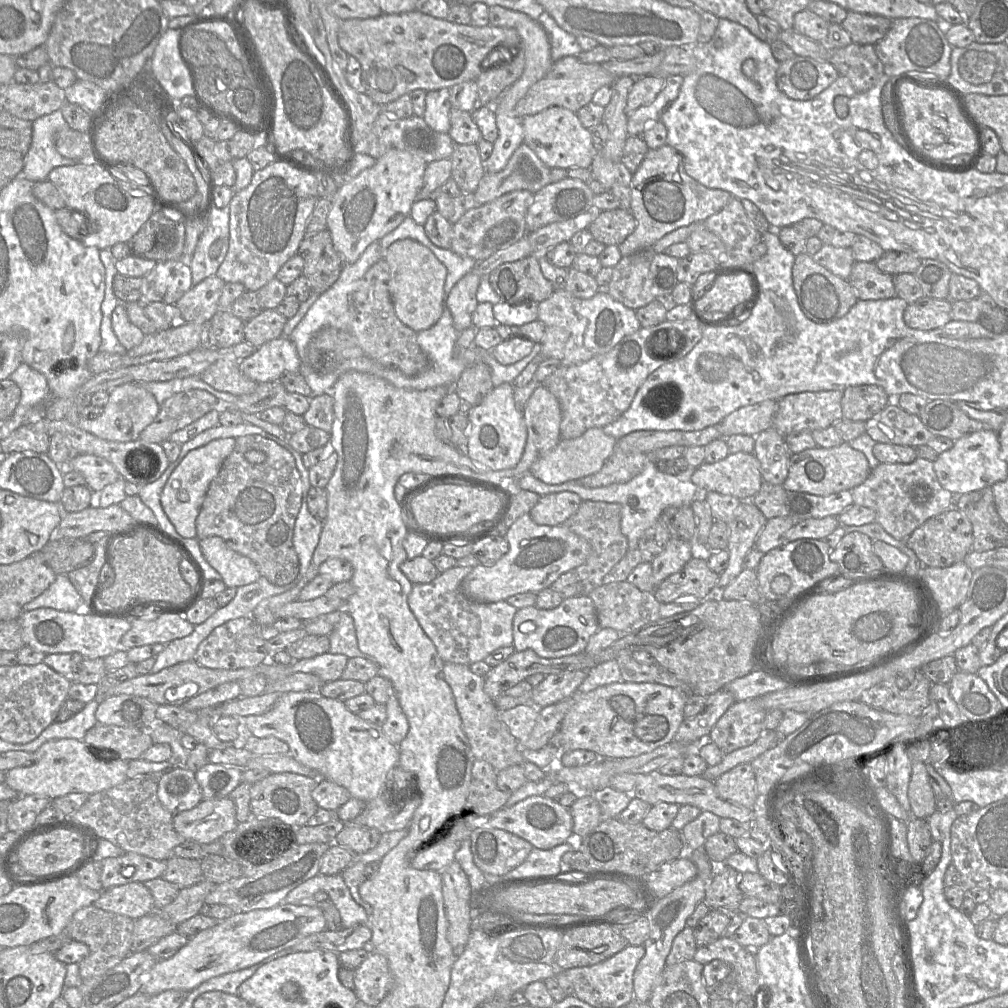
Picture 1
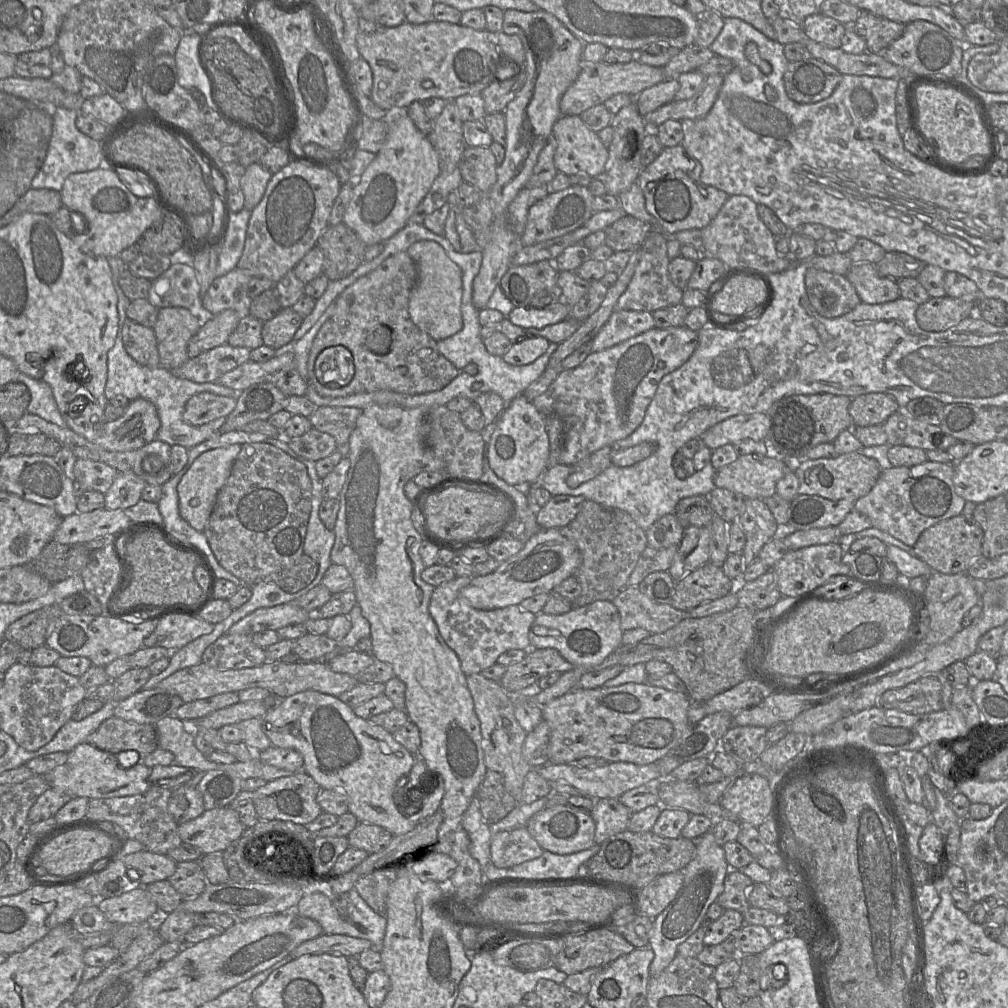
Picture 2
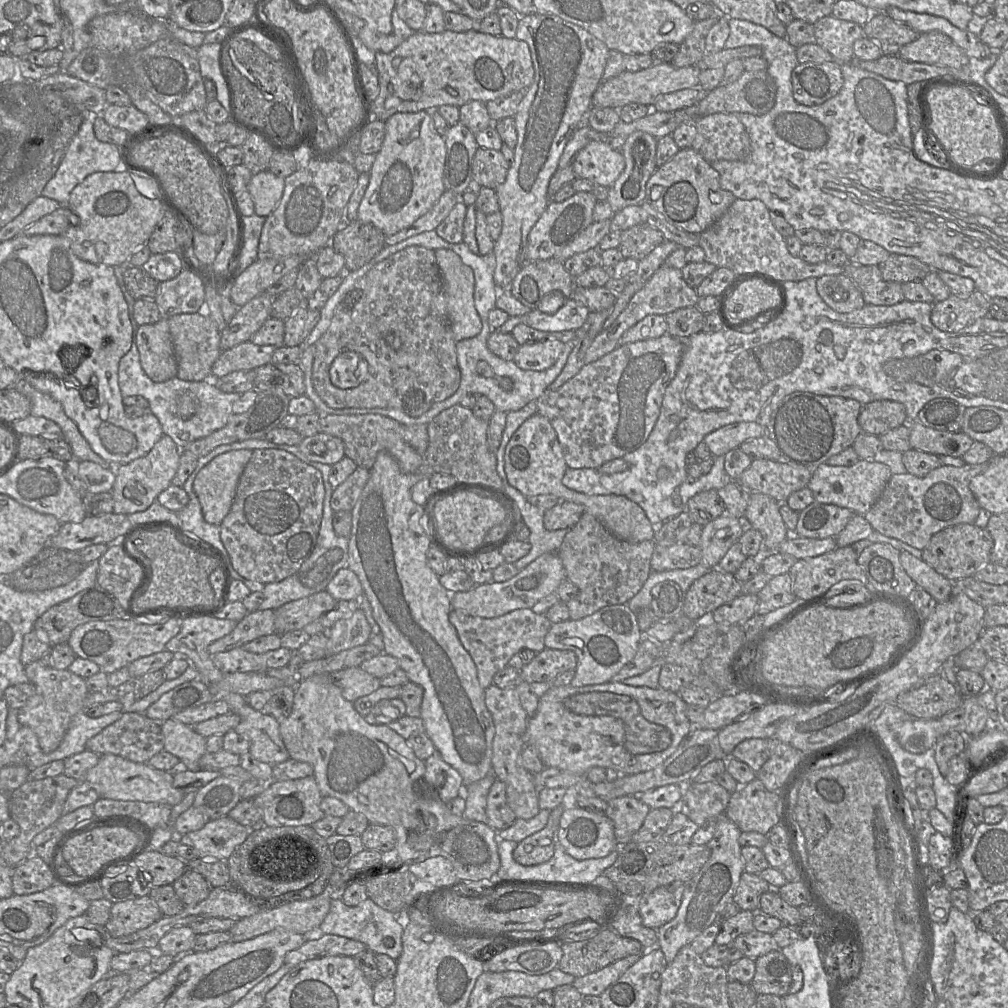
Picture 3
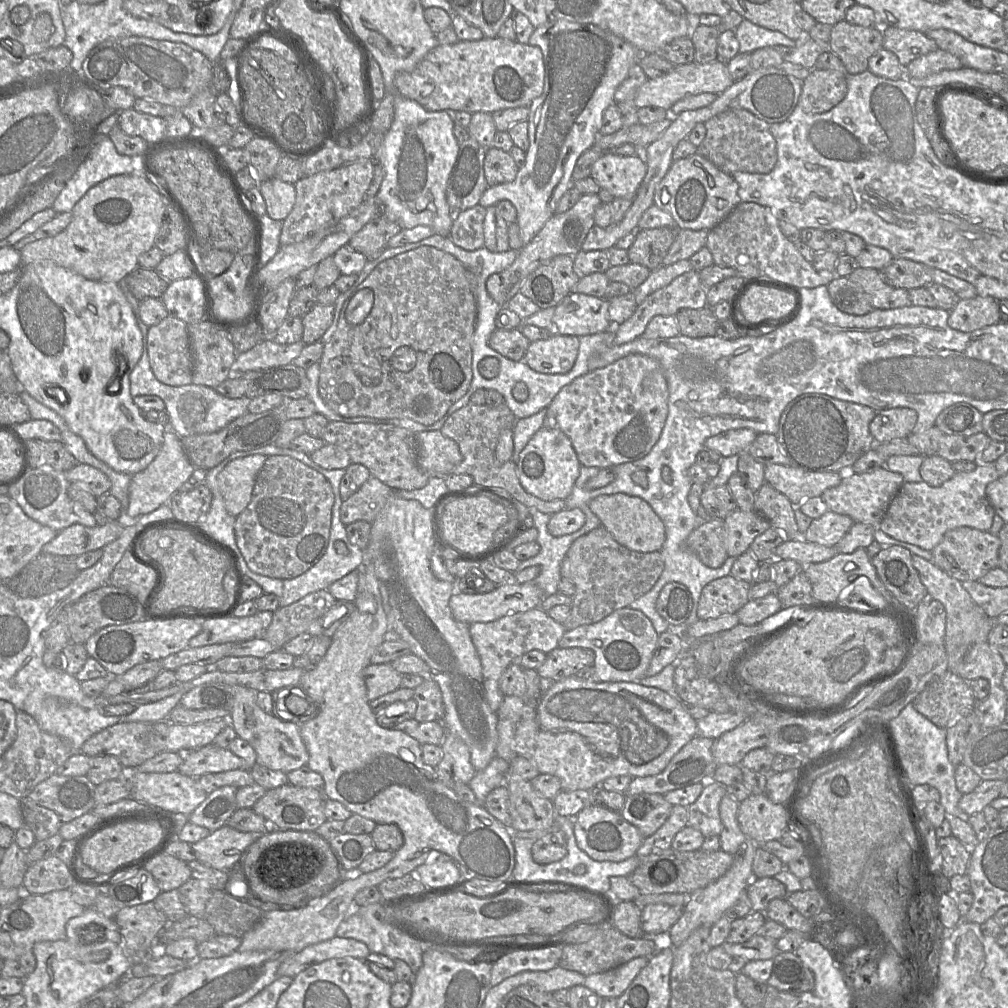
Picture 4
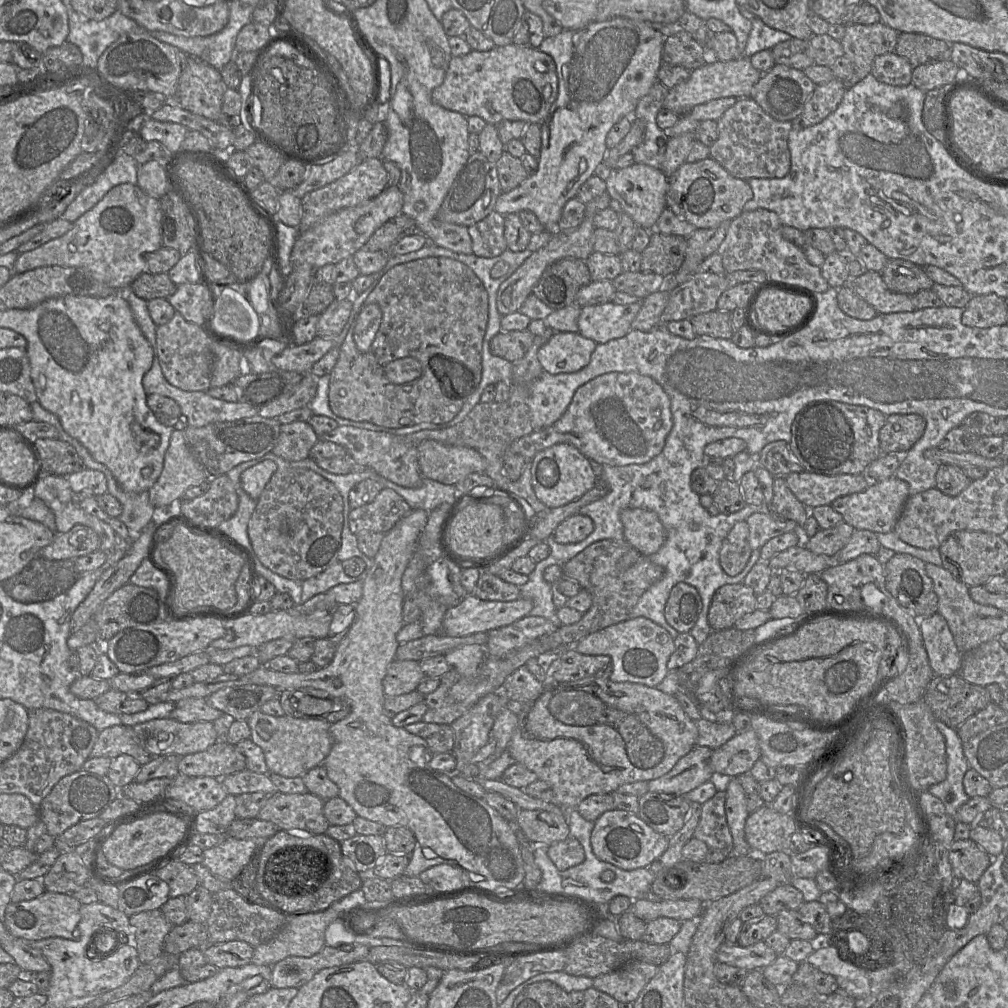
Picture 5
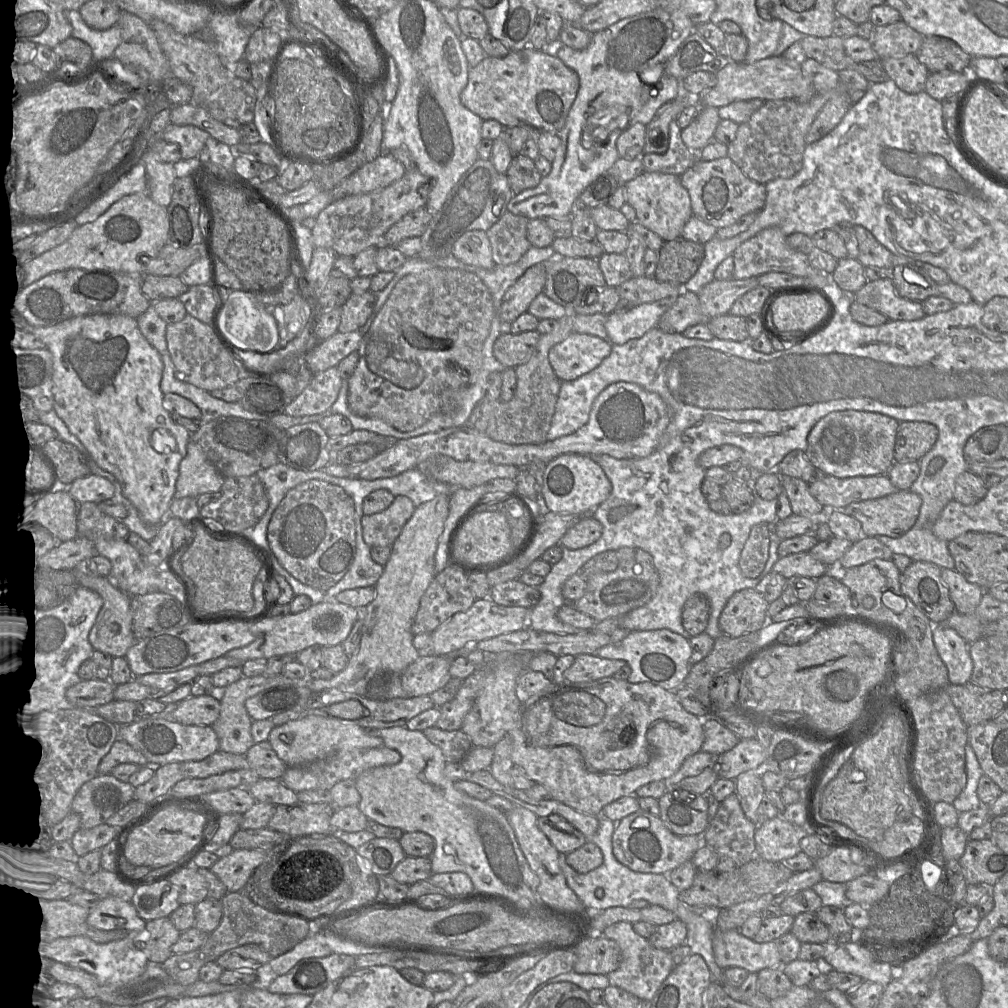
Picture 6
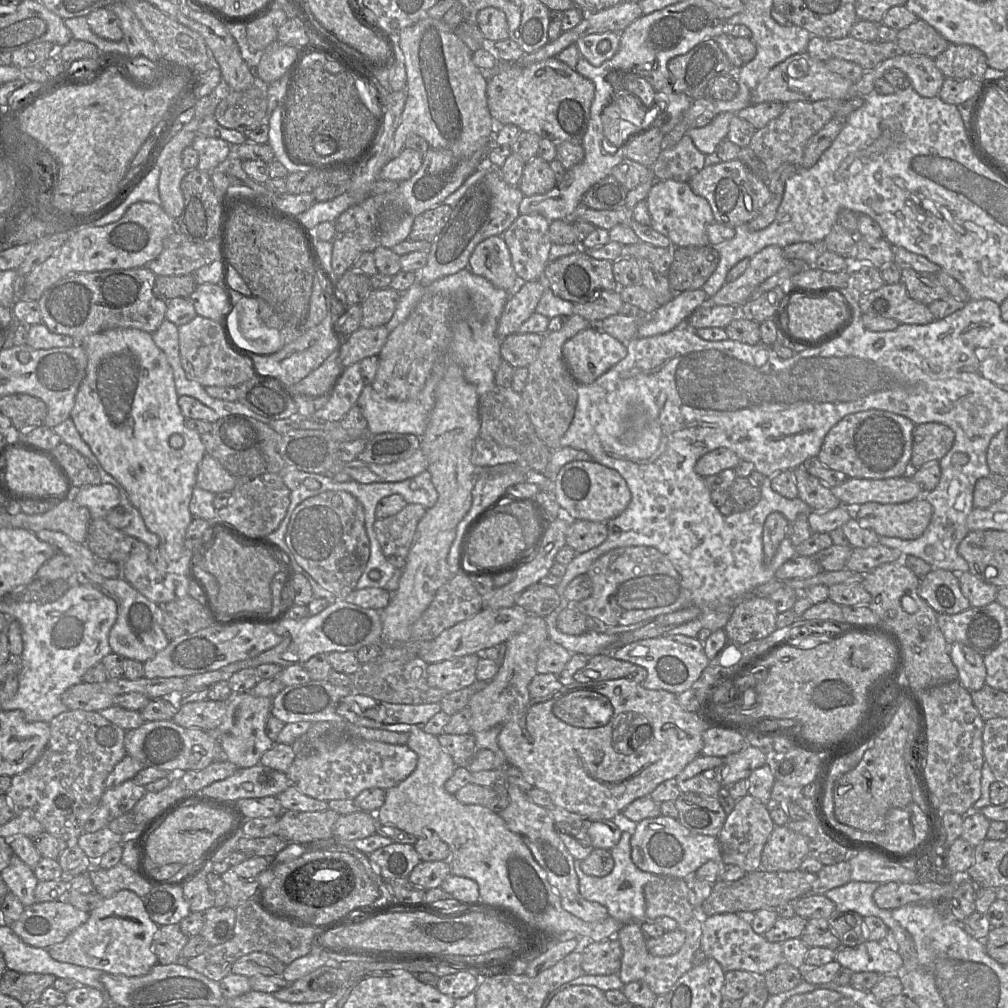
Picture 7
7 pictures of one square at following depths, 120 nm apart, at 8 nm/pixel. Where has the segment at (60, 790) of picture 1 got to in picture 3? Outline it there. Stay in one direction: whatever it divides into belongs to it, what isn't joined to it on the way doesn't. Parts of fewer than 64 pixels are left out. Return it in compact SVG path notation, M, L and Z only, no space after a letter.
M100 754L98 763L88 772L85 781L97 791L100 798L123 801L143 801L175 806L179 804L184 793L173 784L173 774L159 770L147 763L136 763L114 754Z

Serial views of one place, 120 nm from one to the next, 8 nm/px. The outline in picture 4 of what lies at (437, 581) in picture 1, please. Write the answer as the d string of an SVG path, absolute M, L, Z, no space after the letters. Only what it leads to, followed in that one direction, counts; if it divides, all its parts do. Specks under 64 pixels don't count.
M539 606L524 612L512 613L494 621L475 622L469 625L472 642L481 660L486 699L494 713L504 697L499 688L499 680L505 669L531 650L539 650L547 654L557 648L565 631L562 623L552 619L547 611Z

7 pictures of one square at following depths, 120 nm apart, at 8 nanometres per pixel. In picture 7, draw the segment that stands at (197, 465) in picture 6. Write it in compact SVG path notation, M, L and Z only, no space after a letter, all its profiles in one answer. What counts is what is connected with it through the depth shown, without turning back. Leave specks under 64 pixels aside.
M206 453L197 469L196 487L217 494L231 492L235 484L236 478Z

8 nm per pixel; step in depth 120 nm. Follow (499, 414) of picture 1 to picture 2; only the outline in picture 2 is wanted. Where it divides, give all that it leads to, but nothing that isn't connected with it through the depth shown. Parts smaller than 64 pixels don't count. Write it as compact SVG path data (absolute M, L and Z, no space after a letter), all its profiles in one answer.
M523 395L514 398L498 417L498 419L484 427L482 431L486 439L486 459L495 474L508 484L515 486L528 497L531 485L539 485L539 479L549 467L550 443L545 430L545 415L540 413Z

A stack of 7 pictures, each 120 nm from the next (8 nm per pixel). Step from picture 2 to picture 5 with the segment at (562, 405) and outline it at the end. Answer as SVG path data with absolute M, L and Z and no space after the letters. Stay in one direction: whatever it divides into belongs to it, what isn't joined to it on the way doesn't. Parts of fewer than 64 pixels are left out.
M610 372L579 387L565 413L554 424L520 438L505 452L531 461L540 451L566 443L603 465L644 464L663 450L672 427L670 398L655 380L635 372Z

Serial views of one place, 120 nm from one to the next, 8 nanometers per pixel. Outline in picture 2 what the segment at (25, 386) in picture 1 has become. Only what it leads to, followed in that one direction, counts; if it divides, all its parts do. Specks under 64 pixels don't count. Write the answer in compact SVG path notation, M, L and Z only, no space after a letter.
M19 370L15 376L14 382L23 383L30 392L31 399L27 406L27 413L37 415L62 428L68 427L58 410L52 389L48 384L32 378Z

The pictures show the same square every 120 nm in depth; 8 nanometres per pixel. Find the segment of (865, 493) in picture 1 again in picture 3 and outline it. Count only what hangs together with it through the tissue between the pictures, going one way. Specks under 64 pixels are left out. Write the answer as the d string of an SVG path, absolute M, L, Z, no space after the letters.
M987 463L965 464L961 467L941 465L923 477L910 473L892 474L886 487L875 504L864 515L873 530L898 539L908 545L923 550L931 537L940 530L957 524L974 524L979 516L981 507L969 489L970 481L978 474L985 471Z

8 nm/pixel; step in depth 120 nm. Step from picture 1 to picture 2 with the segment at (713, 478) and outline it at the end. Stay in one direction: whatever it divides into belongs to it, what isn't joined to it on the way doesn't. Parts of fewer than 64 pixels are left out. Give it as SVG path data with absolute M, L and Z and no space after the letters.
M740 455L738 458L716 470L714 484L731 492L742 495L744 498L766 499L776 493L777 482L792 470L792 463L776 455Z

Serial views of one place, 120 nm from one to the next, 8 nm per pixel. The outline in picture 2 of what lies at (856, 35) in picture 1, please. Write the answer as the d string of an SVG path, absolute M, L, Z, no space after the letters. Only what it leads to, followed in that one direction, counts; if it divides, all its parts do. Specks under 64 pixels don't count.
M861 11L850 27L865 40L868 52L882 53L902 35L905 24Z

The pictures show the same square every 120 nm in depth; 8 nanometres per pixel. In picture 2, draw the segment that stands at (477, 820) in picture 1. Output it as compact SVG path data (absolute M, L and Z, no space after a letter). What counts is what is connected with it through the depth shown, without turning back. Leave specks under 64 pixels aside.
M566 805L542 809L526 828L544 851L555 854L572 854L595 844L595 822L590 813Z

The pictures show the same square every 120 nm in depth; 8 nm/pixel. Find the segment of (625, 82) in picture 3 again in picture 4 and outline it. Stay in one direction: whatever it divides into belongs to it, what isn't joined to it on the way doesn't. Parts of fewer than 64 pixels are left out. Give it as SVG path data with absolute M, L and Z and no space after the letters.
M716 60L711 63L699 64L689 63L676 65L669 73L658 77L647 79L637 90L635 104L640 107L659 107L666 111L680 99L701 93L713 93L719 95L729 88L735 81L728 72L726 62Z

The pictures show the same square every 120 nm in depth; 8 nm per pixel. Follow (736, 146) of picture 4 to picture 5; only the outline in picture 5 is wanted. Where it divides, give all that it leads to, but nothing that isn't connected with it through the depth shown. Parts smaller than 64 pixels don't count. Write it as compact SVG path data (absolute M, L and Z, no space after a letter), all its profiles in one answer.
M739 98L717 120L717 140L710 146L710 157L730 175L750 178L783 178L791 167L788 137L796 121L779 121L768 115L753 99Z

